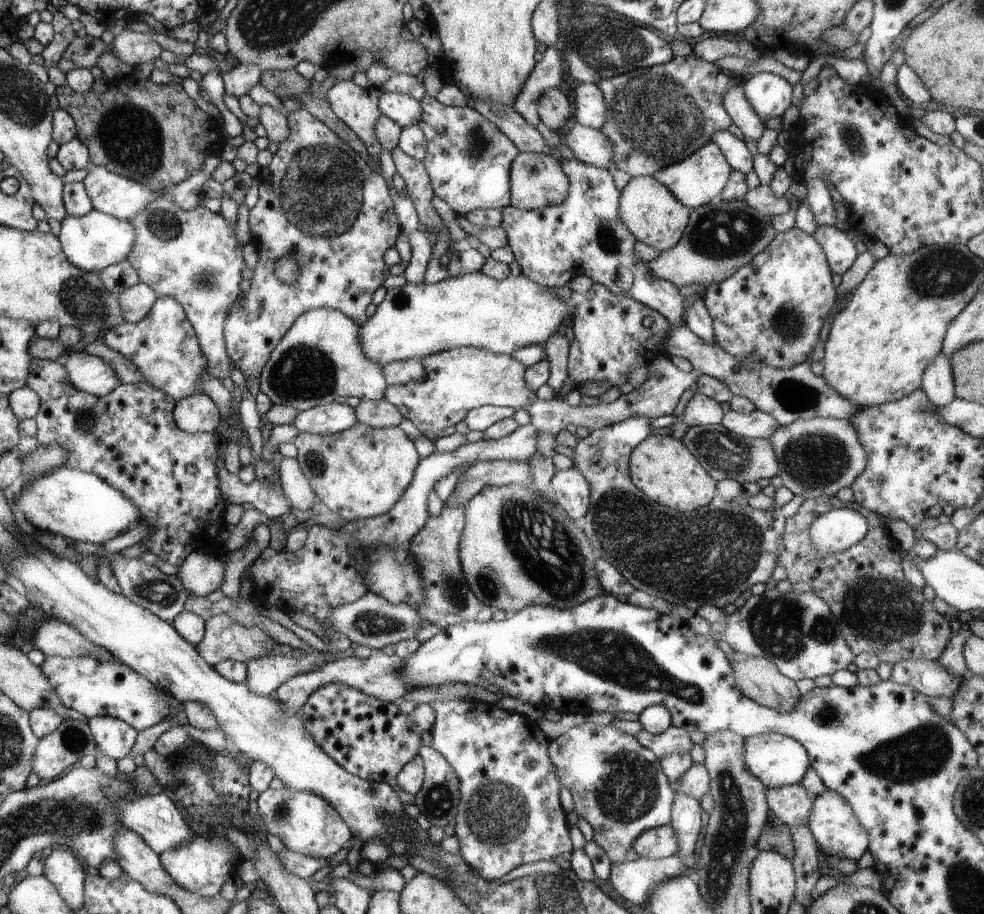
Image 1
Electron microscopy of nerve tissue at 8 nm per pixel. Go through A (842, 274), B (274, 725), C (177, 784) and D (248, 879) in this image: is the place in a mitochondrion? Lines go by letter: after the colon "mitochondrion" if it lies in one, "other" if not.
A: other
B: mitochondrion
C: other
D: other

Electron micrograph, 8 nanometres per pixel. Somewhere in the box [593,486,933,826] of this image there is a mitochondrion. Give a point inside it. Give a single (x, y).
(887, 611)

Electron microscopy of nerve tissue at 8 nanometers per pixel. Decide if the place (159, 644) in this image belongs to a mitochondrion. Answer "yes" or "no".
no

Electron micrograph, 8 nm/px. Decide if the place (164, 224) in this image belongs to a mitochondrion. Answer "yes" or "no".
yes

